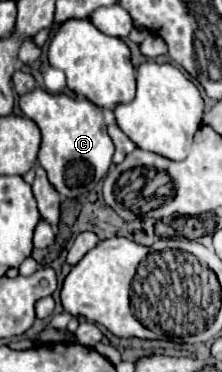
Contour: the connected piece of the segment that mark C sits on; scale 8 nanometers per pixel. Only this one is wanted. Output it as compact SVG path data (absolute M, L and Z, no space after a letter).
M40 87L20 97L20 109L24 117L32 119L40 127L42 143L38 161L46 169L50 185L68 199L78 199L92 191L108 173L114 155L112 139L108 137L102 121L102 109L86 99L76 101L68 95L50 95Z

